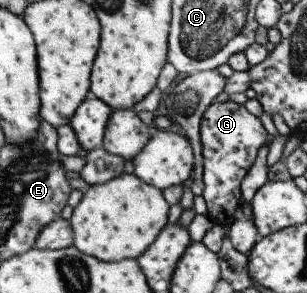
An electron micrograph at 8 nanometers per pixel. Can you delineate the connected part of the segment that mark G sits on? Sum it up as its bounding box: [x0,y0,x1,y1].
[199,100,268,227]

